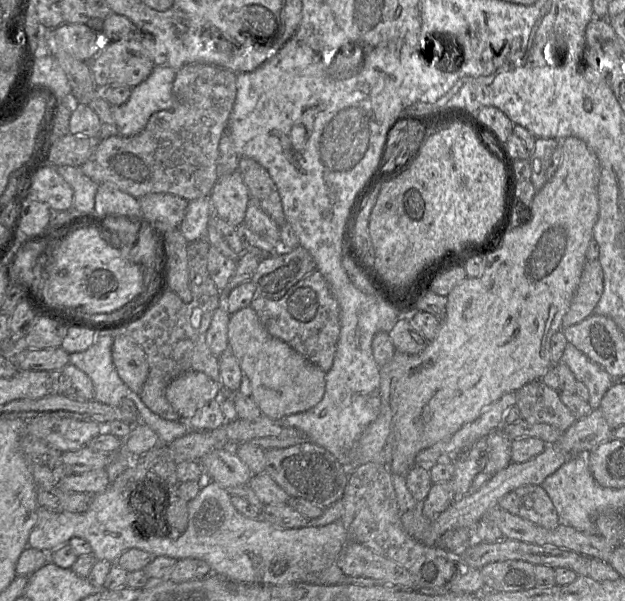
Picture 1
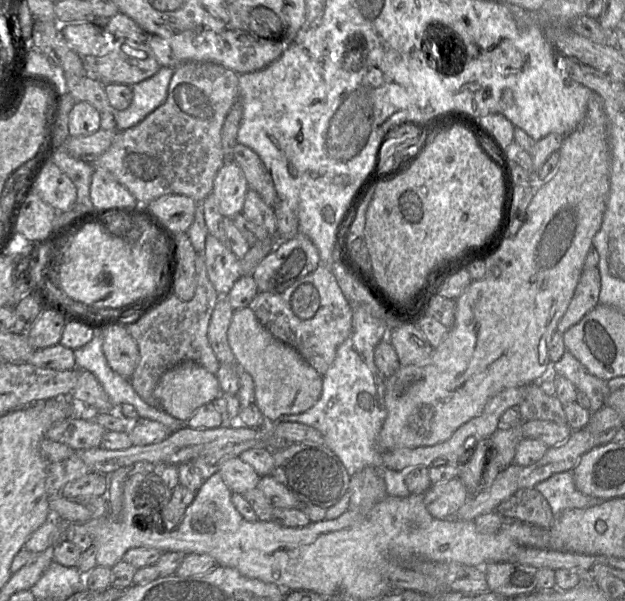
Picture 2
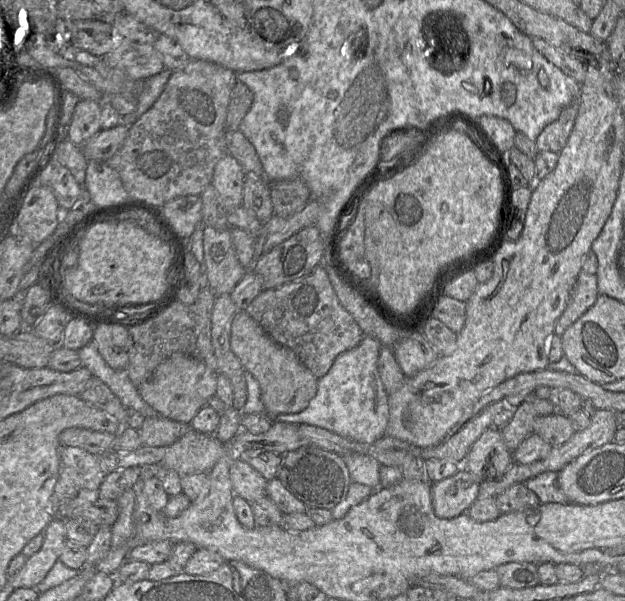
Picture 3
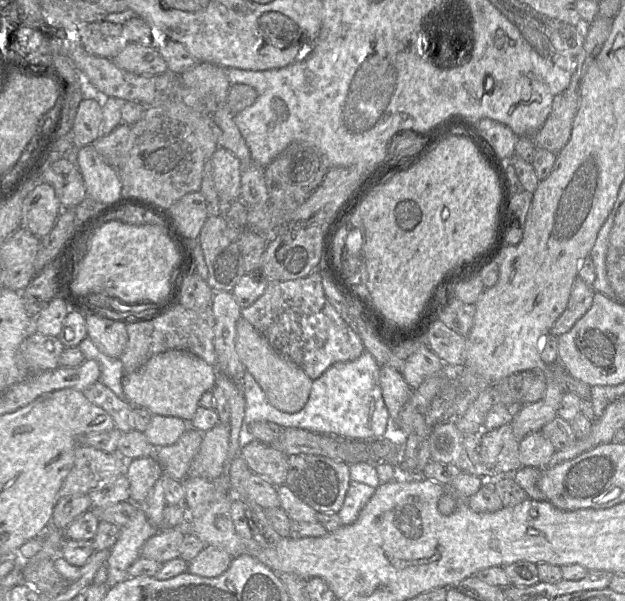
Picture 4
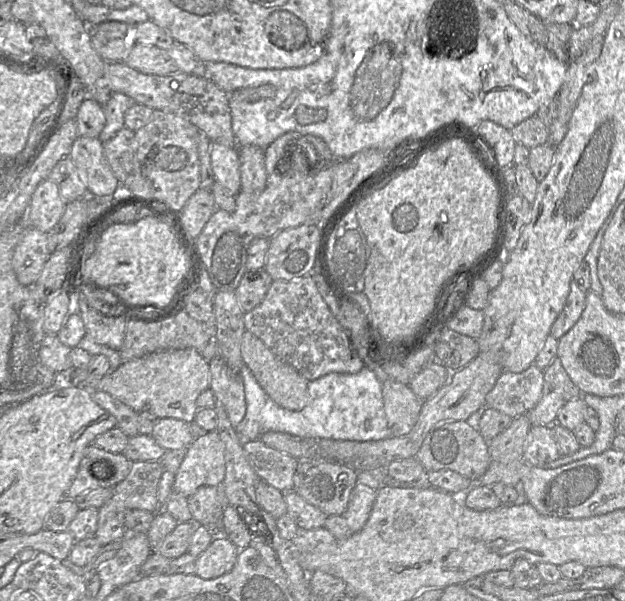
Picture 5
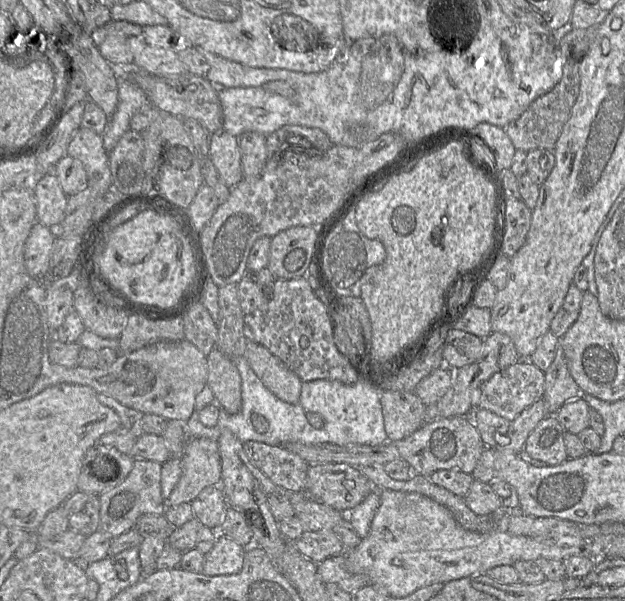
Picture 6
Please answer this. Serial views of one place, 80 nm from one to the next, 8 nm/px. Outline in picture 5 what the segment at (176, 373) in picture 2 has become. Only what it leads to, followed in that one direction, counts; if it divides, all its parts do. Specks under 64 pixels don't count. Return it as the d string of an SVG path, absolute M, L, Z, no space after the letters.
M184 348L161 350L123 361L114 371L84 387L90 391L104 391L137 413L145 411L157 418L174 418L191 423L198 411L196 400L209 385L208 361L195 349Z

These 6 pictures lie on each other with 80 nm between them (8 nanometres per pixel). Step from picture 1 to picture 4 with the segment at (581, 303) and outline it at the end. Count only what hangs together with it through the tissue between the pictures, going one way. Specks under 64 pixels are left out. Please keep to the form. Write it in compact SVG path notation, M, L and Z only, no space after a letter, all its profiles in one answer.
M576 277L573 282L568 304L550 330L550 334L560 337L568 332L578 319L591 307L595 290L581 278Z

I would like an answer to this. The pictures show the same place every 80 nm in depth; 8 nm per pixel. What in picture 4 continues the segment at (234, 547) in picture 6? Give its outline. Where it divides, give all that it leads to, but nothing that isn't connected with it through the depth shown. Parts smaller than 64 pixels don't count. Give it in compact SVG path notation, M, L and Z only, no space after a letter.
M206 545L199 554L188 563L188 571L201 577L218 577L230 566L234 556L212 545Z

